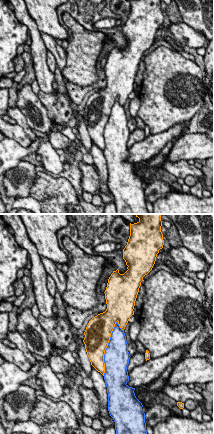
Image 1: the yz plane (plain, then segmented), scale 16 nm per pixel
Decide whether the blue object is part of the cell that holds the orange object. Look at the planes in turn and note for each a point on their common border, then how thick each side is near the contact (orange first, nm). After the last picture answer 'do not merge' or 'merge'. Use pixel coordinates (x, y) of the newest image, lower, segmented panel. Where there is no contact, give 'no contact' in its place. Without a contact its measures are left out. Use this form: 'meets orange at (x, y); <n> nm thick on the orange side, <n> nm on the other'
meets orange at (106, 347); 420 nm thick on the orange side, 420 nm on the other

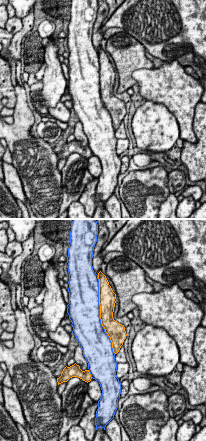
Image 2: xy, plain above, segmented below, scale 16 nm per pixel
meets orange at (100, 314); 260 nm thick on the orange side, 480 nm on the other

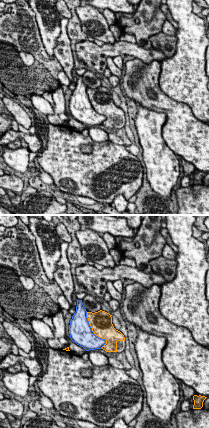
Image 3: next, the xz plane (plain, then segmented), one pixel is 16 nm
meets orange at (93, 331); 360 nm thick on the orange side, 360 nm on the other

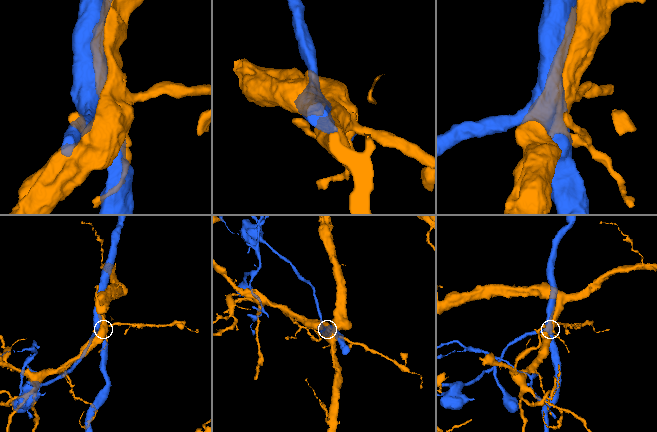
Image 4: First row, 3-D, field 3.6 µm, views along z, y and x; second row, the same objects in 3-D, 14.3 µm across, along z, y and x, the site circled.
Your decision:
do not merge

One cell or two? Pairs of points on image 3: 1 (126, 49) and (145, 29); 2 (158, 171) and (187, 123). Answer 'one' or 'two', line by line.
1: two
2: two

